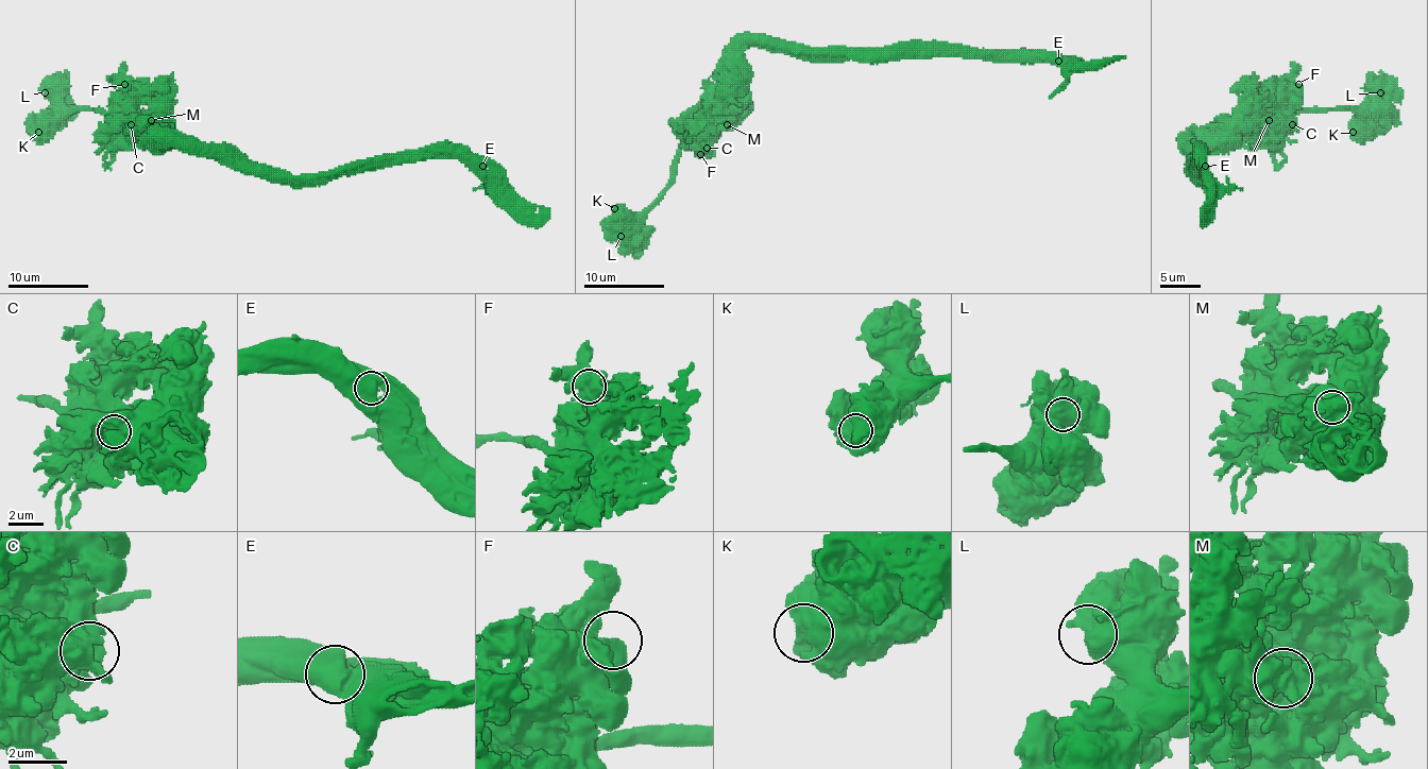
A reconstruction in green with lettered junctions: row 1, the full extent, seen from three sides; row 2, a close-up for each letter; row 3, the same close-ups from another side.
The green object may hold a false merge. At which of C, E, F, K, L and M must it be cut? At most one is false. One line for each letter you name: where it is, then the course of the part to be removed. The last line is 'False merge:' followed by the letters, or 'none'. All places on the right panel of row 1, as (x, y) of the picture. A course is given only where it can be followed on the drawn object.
E: (1205, 166) | (1204, 166), (1199, 156), (1190, 164), (1196, 176), (1190, 138), (1237, 130), (1251, 118), (1355, 110), (1382, 134)
False merge: E

